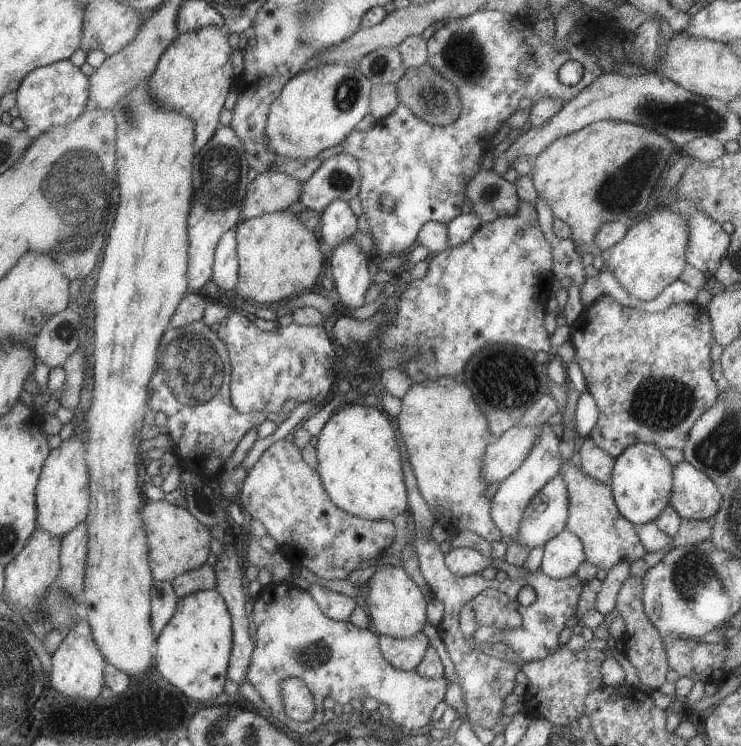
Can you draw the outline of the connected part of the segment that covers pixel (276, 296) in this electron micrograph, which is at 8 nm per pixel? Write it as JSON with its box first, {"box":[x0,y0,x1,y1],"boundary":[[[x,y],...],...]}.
{"box":[237,209,324,304],"boundary":[[[287,209],[242,221],[237,227],[239,281],[237,293],[245,300],[272,304],[303,294],[322,278],[324,254],[316,232]]]}

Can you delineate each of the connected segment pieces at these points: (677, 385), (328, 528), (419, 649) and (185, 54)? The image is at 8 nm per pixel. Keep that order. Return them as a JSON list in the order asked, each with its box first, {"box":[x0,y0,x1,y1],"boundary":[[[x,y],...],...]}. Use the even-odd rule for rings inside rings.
[{"box":[571,295,719,458],"boundary":[[[600,295],[594,302],[584,306],[579,317],[571,326],[571,344],[575,349],[576,360],[586,379],[587,390],[594,396],[599,408],[599,419],[591,430],[589,437],[596,443],[596,446],[603,451],[609,452],[614,458],[624,452],[634,443],[648,443],[657,446],[660,450],[665,448],[677,448],[683,450],[688,440],[690,429],[694,423],[710,408],[719,393],[719,383],[712,378],[712,363],[710,349],[715,343],[711,318],[705,307],[696,303],[672,303],[663,311],[647,313],[632,307],[620,304],[613,296]]]},{"box":[240,439,396,580],"boundary":[[[282,439],[264,451],[262,457],[248,471],[240,490],[240,504],[254,520],[260,520],[277,542],[278,550],[293,566],[312,570],[324,580],[347,578],[364,560],[380,558],[383,552],[391,552],[396,527],[391,520],[372,520],[351,515],[338,508],[323,487],[319,472],[310,468],[302,459],[301,451],[292,442]]]},{"box":[379,631,430,671],"boundary":[[[424,631],[403,639],[392,638],[388,635],[379,636],[382,656],[394,668],[403,671],[414,670],[422,662],[429,646],[430,641]]]},{"box":[147,26,235,153],"boundary":[[[207,26],[197,31],[180,33],[159,58],[157,67],[149,76],[147,87],[151,99],[159,107],[168,107],[189,116],[195,122],[194,150],[197,153],[214,136],[224,101],[235,85],[232,68],[232,46],[228,43],[226,27]]]}]

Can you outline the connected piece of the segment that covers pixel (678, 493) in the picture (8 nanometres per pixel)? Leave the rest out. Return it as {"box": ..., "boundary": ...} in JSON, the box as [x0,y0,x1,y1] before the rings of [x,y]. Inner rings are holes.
{"box":[670,460,723,519],"boundary":[[[685,460],[673,465],[670,504],[682,519],[712,518],[723,501],[721,488],[701,470]]]}

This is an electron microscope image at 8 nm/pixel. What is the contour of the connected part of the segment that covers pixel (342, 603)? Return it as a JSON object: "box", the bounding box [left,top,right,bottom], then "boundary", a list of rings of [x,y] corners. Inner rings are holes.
{"box":[308,583,356,622],"boundary":[[[315,583],[308,590],[322,612],[332,620],[346,622],[351,617],[352,612],[356,610],[354,597],[331,591]]]}

